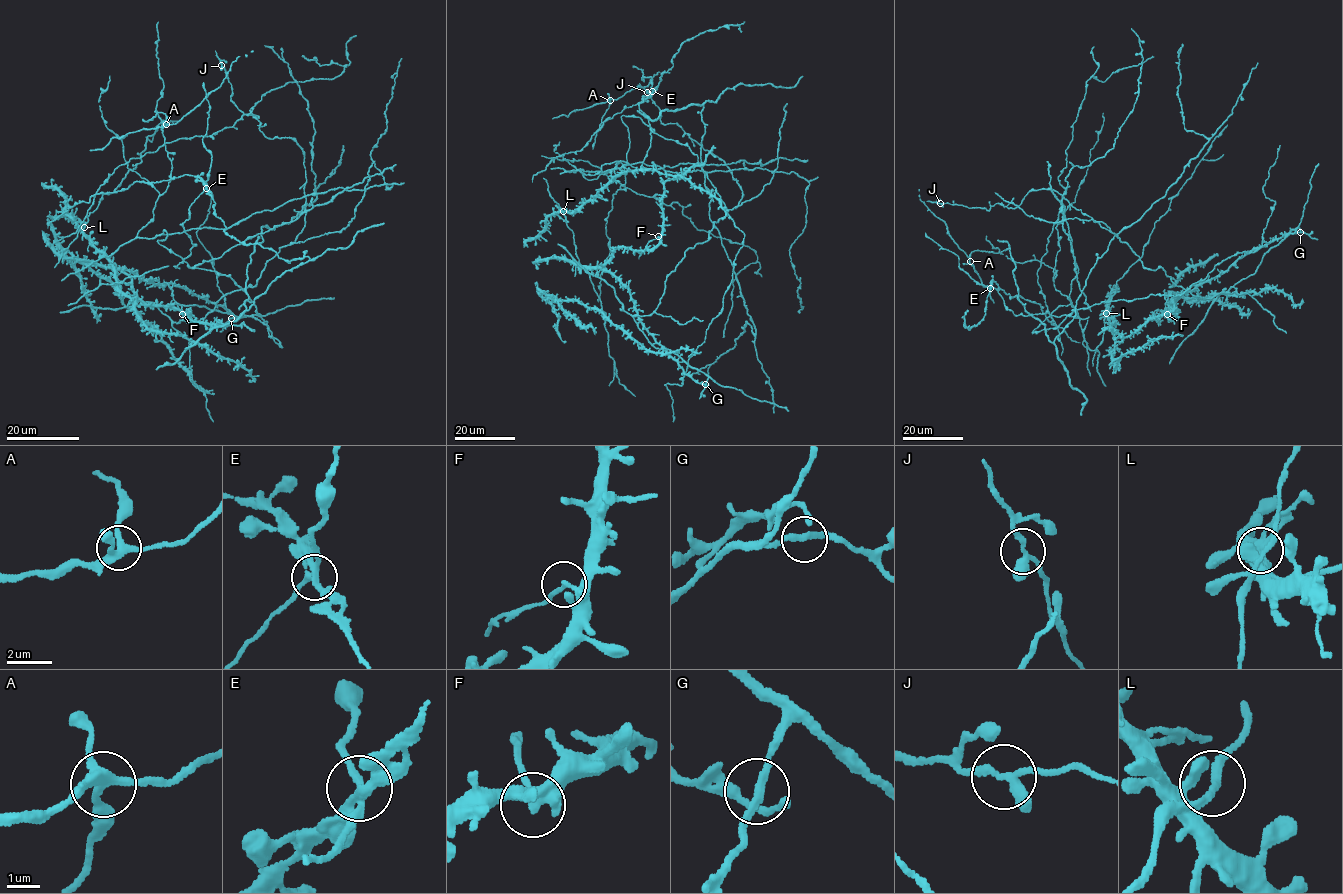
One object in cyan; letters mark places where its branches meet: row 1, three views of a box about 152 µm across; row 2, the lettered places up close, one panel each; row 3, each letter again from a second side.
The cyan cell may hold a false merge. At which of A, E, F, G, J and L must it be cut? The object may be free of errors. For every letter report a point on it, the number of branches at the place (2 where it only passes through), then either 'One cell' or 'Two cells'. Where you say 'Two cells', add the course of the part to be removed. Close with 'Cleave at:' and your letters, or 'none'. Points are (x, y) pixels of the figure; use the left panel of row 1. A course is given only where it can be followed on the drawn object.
A: Place: (166, 124). Branches: 4. One cell
E: Place: (206, 188). Branches: 3. One cell
F: Place: (182, 314). Branches: 4. Two cells. Course of the part to remove: (182, 314), (172, 289), (163, 279)
G: Place: (231, 318). Branches: 3. One cell
J: Place: (221, 65). Branches: 3. One cell
L: Place: (84, 227). Branches: 3. One cell
Cleave at: F

